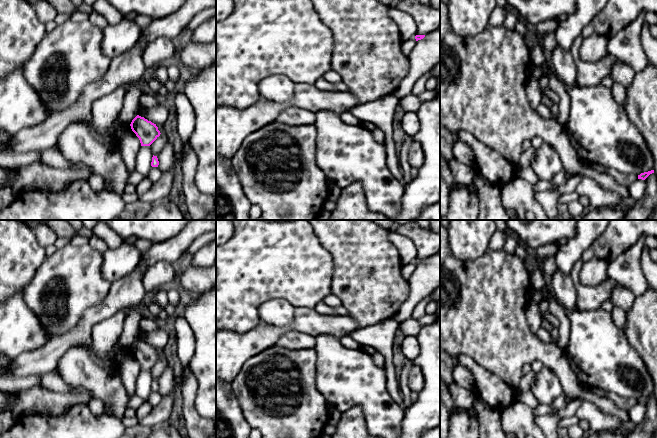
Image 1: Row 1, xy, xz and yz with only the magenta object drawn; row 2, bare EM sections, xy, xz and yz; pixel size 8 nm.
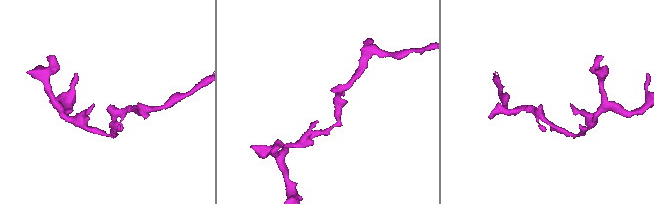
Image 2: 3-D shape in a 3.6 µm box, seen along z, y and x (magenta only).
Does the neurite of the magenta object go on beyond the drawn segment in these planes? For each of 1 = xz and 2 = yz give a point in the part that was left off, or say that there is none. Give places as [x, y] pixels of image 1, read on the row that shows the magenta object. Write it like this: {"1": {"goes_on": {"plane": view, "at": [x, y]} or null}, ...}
{"1": {"goes_on": null}, "2": {"goes_on": null}}

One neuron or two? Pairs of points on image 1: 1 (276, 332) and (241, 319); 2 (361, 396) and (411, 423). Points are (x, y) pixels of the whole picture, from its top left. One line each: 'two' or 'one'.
1: two
2: two

